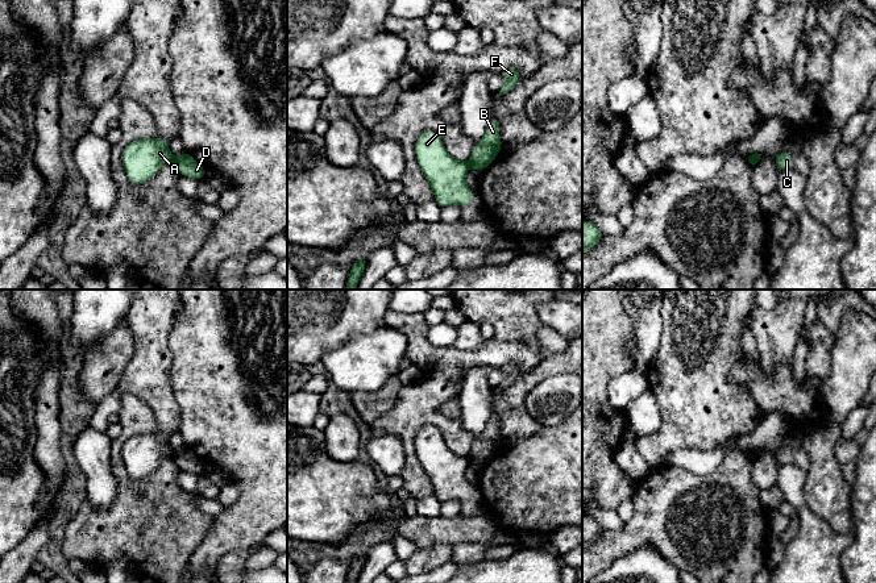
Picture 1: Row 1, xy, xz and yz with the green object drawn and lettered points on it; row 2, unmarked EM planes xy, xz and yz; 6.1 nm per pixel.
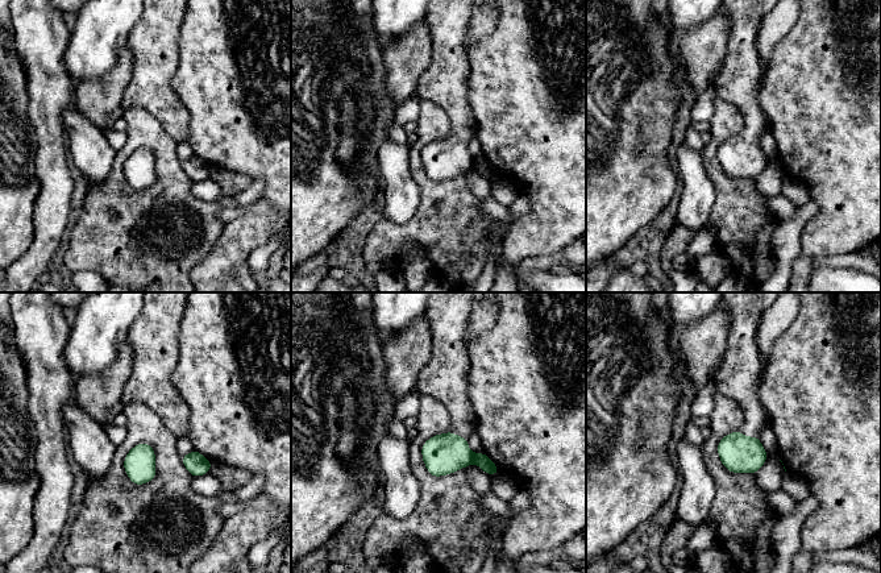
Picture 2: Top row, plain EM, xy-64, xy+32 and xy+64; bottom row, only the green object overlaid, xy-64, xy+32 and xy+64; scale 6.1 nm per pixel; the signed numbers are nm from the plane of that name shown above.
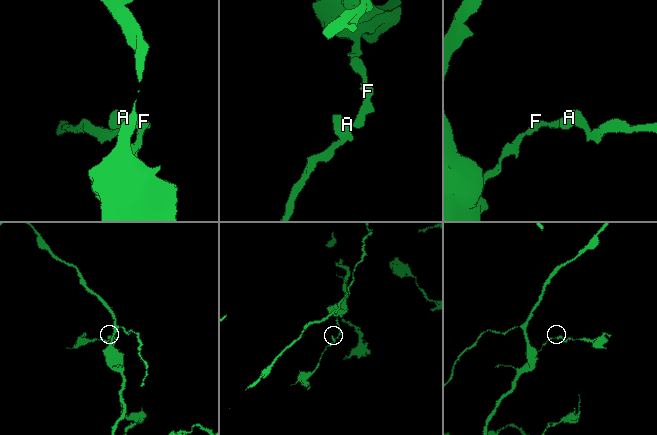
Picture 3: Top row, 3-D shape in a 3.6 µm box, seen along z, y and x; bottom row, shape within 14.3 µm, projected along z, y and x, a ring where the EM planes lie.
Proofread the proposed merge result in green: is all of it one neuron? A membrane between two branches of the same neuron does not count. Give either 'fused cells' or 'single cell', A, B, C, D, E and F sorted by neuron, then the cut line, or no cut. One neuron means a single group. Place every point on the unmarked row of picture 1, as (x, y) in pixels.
fused cells; A C E / B D F; cut in xy along (174, 452), (171, 456)

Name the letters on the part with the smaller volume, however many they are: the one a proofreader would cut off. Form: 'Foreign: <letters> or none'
Foreign: A, C, E

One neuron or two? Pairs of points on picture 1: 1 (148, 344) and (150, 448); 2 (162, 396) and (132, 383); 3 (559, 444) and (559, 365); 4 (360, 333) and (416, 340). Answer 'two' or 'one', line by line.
1: one
2: one
3: two
4: two

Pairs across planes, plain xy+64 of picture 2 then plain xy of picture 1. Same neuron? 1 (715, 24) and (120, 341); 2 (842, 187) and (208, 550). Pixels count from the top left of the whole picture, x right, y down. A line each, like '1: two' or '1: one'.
1: one
2: one

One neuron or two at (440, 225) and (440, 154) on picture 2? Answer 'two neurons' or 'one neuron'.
two neurons

